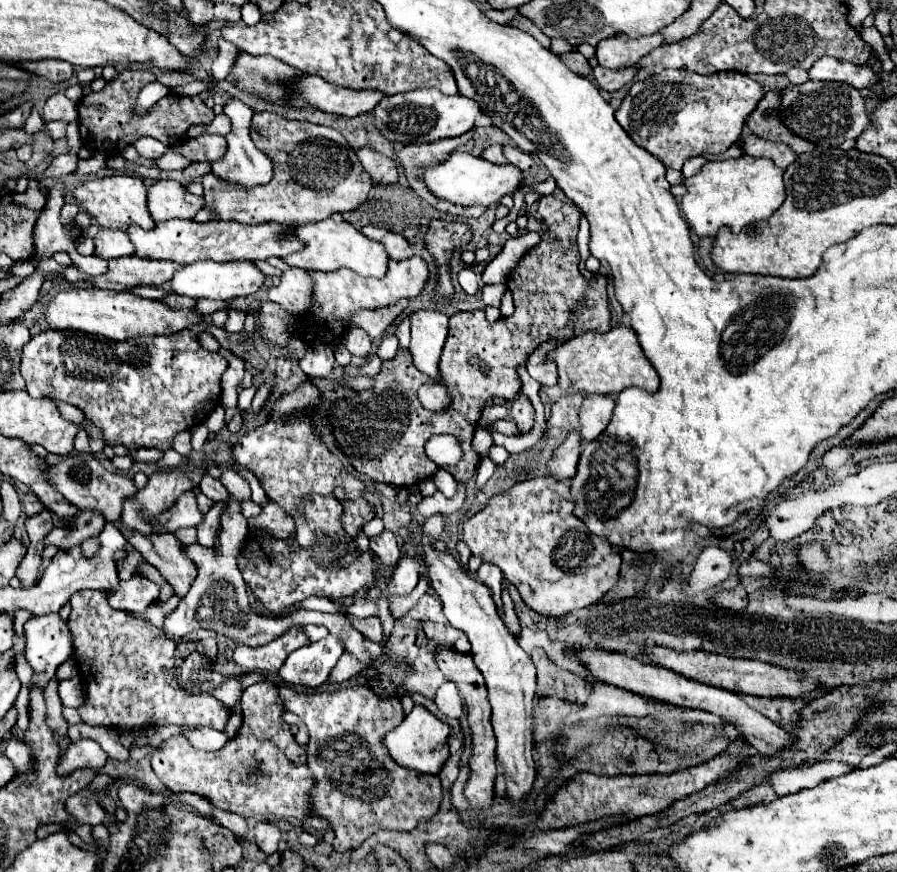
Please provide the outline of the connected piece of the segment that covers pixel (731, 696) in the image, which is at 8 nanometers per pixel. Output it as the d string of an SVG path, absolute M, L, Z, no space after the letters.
M580 651L580 659L584 659L584 665L588 667L588 671L592 671L592 675L596 675L596 679L616 685L620 689L632 691L636 695L644 695L650 699L658 699L664 703L672 703L678 707L690 707L690 709L700 709L700 711L708 711L712 715L722 717L724 721L728 721L738 735L752 745L760 755L772 755L776 751L782 751L784 747L788 747L794 741L794 735L784 731L782 727L778 727L776 723L772 723L770 719L766 719L762 713L758 713L756 709L748 707L736 693L726 691L726 689L718 689L712 685L704 685L692 679L686 679L666 667L648 663L640 657L630 657L630 655L622 655L622 653L614 653L614 651Z

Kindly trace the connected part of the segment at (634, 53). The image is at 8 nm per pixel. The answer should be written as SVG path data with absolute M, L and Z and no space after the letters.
M624 33L612 35L608 39L602 39L596 47L596 57L602 67L608 69L620 69L628 67L632 63L638 63L648 51L654 47L660 47L664 43L664 37L660 33L656 35L644 35L638 39L632 39Z

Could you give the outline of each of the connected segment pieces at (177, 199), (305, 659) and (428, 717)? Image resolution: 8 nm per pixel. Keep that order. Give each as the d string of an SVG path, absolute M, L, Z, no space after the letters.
M160 179L148 189L148 209L154 221L194 219L204 207L204 197L192 195L174 179Z
M328 635L326 639L320 639L318 643L310 643L308 647L302 647L300 651L294 651L288 655L284 665L278 671L278 677L282 683L290 685L302 685L302 687L320 687L332 667L336 665L338 657L344 653L344 647L338 637Z
M416 705L412 709L412 713L408 713L404 717L404 721L384 737L384 745L390 751L392 759L396 763L400 763L402 767L408 767L408 769L414 769L414 771L420 771L420 773L438 775L442 765L450 757L450 753L448 753L450 733L452 733L452 727L448 723L436 719L426 707Z

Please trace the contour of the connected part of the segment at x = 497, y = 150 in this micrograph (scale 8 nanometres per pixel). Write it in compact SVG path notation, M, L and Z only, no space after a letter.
M490 145L490 147L486 147L482 155L484 155L488 161L492 161L492 163L508 163L506 157L502 155L502 147L500 147L500 145Z

